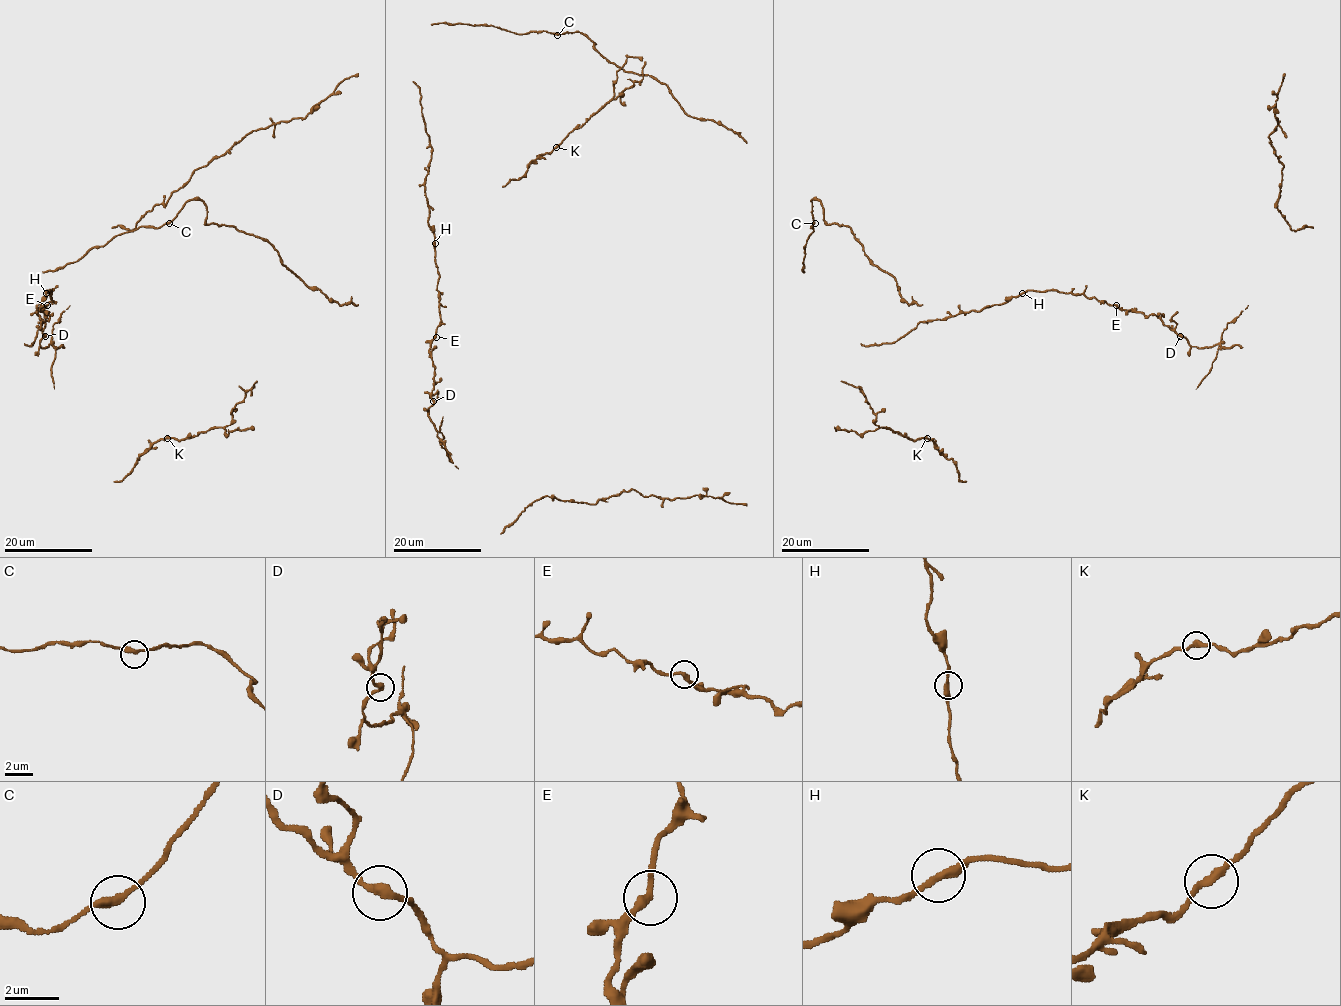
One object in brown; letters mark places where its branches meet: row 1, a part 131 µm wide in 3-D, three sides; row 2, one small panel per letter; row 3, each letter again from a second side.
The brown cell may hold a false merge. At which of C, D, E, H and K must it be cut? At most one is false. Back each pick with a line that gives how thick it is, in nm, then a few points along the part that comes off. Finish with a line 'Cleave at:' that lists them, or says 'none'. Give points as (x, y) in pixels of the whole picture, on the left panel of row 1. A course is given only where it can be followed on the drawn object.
Cleave at: none

